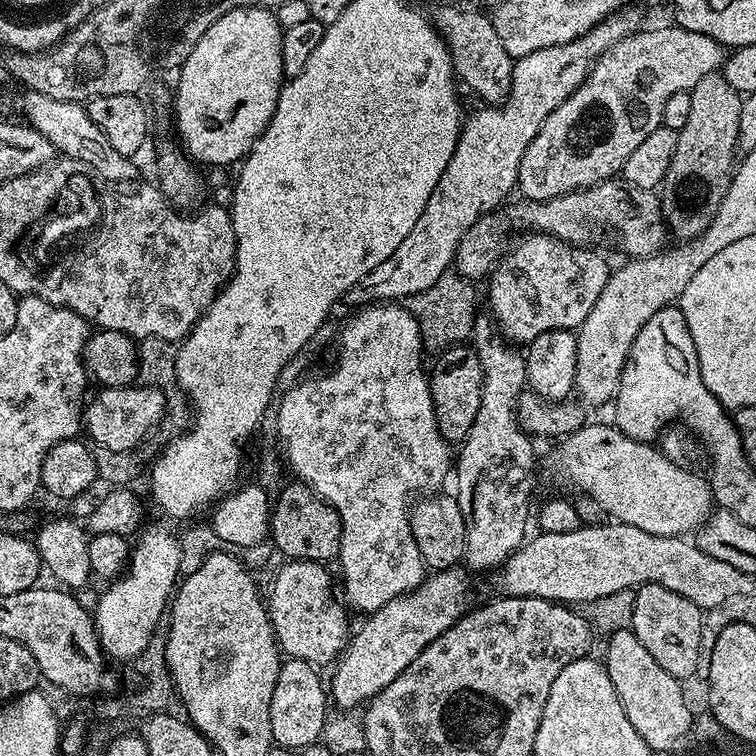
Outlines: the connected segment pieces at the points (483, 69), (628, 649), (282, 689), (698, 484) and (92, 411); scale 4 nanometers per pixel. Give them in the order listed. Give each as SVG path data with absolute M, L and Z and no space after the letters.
M444 4L436 13L431 13L430 19L448 48L455 79L474 95L481 96L485 105L503 104L512 89L514 57L506 54L506 46L502 46L502 38L498 38L498 30L494 30L491 15L484 13L483 16L476 9L463 8L460 4Z
M631 628L618 630L607 637L608 653L602 656L603 663L610 674L610 682L614 682L614 691L618 693L618 702L622 702L622 710L626 710L626 718L630 718L630 726L642 734L642 741L653 753L671 753L693 731L694 719L688 709L688 700L684 697L685 685L675 680L654 657L646 651L646 646L638 642Z
M285 659L278 670L278 682L274 682L274 698L270 698L270 730L273 741L282 748L305 748L317 743L323 734L323 724L330 708L330 696L326 691L326 684L320 681L320 676L313 665L294 660Z
M588 422L574 434L563 437L552 456L557 474L566 483L573 484L577 493L587 494L596 500L613 521L636 526L638 530L646 530L646 534L687 537L703 528L714 511L712 489L708 487L707 479L701 473L699 476L691 472L691 467L670 462L670 458L666 458L659 447L643 440L632 440L622 434L619 428L608 424Z
M129 386L126 388L101 387L96 397L84 405L82 428L92 435L91 443L104 452L127 454L141 447L144 435L166 416L164 393L155 386Z

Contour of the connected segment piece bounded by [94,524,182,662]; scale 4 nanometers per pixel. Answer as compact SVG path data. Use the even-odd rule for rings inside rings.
M160 524L146 528L139 533L140 541L131 549L126 574L105 587L108 589L101 594L96 612L94 608L94 623L100 636L100 647L104 649L105 657L113 661L132 662L146 650L152 635L157 633L156 624L160 614L163 610L165 613L182 572L177 533L167 532Z

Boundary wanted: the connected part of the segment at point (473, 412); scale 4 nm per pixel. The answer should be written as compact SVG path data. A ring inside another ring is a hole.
M468 346L448 348L435 357L436 365L431 365L428 385L432 401L436 407L438 430L449 442L463 442L474 418L478 415L478 405L484 393L482 362L478 362L475 351Z

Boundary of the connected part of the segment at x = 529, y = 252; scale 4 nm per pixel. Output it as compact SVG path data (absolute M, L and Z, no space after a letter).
M529 231L520 241L513 243L500 257L490 273L488 284L488 304L492 307L491 319L503 336L513 346L527 346L538 334L546 334L554 330L579 329L581 322L590 314L594 303L602 294L602 289L611 276L611 267L588 246L568 244L557 236L548 236L544 232Z

